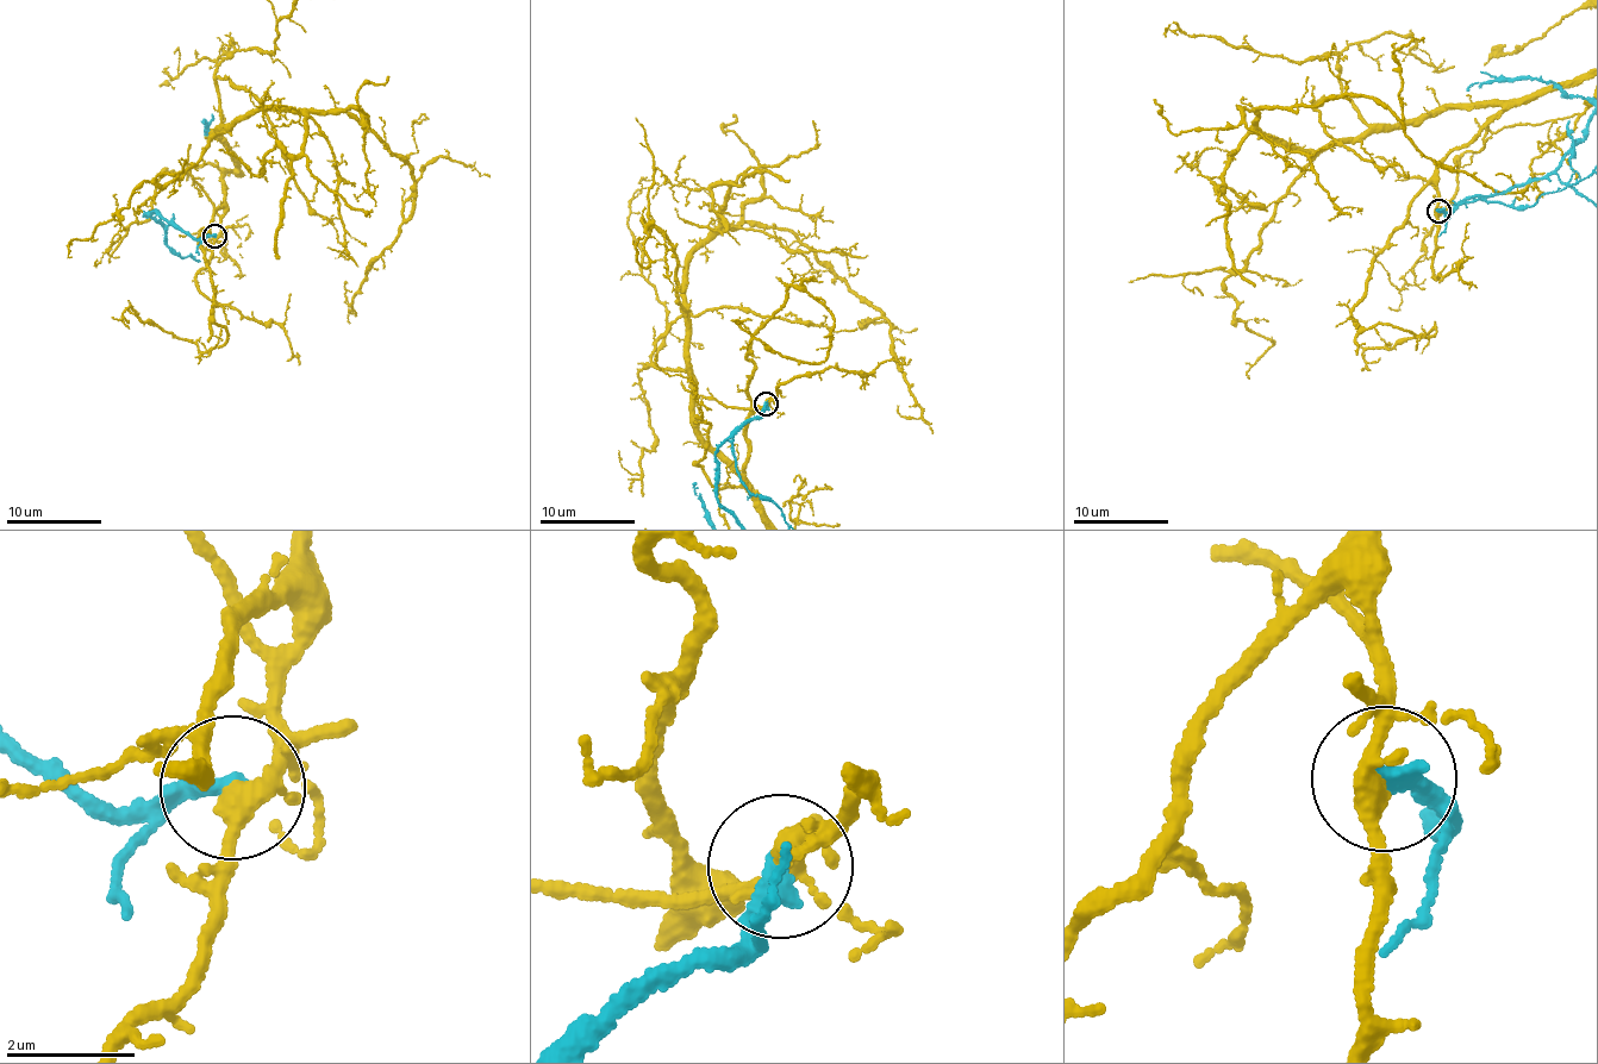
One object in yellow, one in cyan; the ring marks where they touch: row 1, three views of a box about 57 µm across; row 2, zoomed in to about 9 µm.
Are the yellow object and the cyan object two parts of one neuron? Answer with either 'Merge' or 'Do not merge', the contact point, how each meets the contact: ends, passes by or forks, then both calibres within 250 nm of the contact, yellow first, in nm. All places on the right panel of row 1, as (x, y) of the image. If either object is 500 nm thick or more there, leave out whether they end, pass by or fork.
Do not merge. Place: (1439, 211). At the ring yellow forks. At the ring cyan ends. Thickness 260 nm (yellow) against 320 nm

